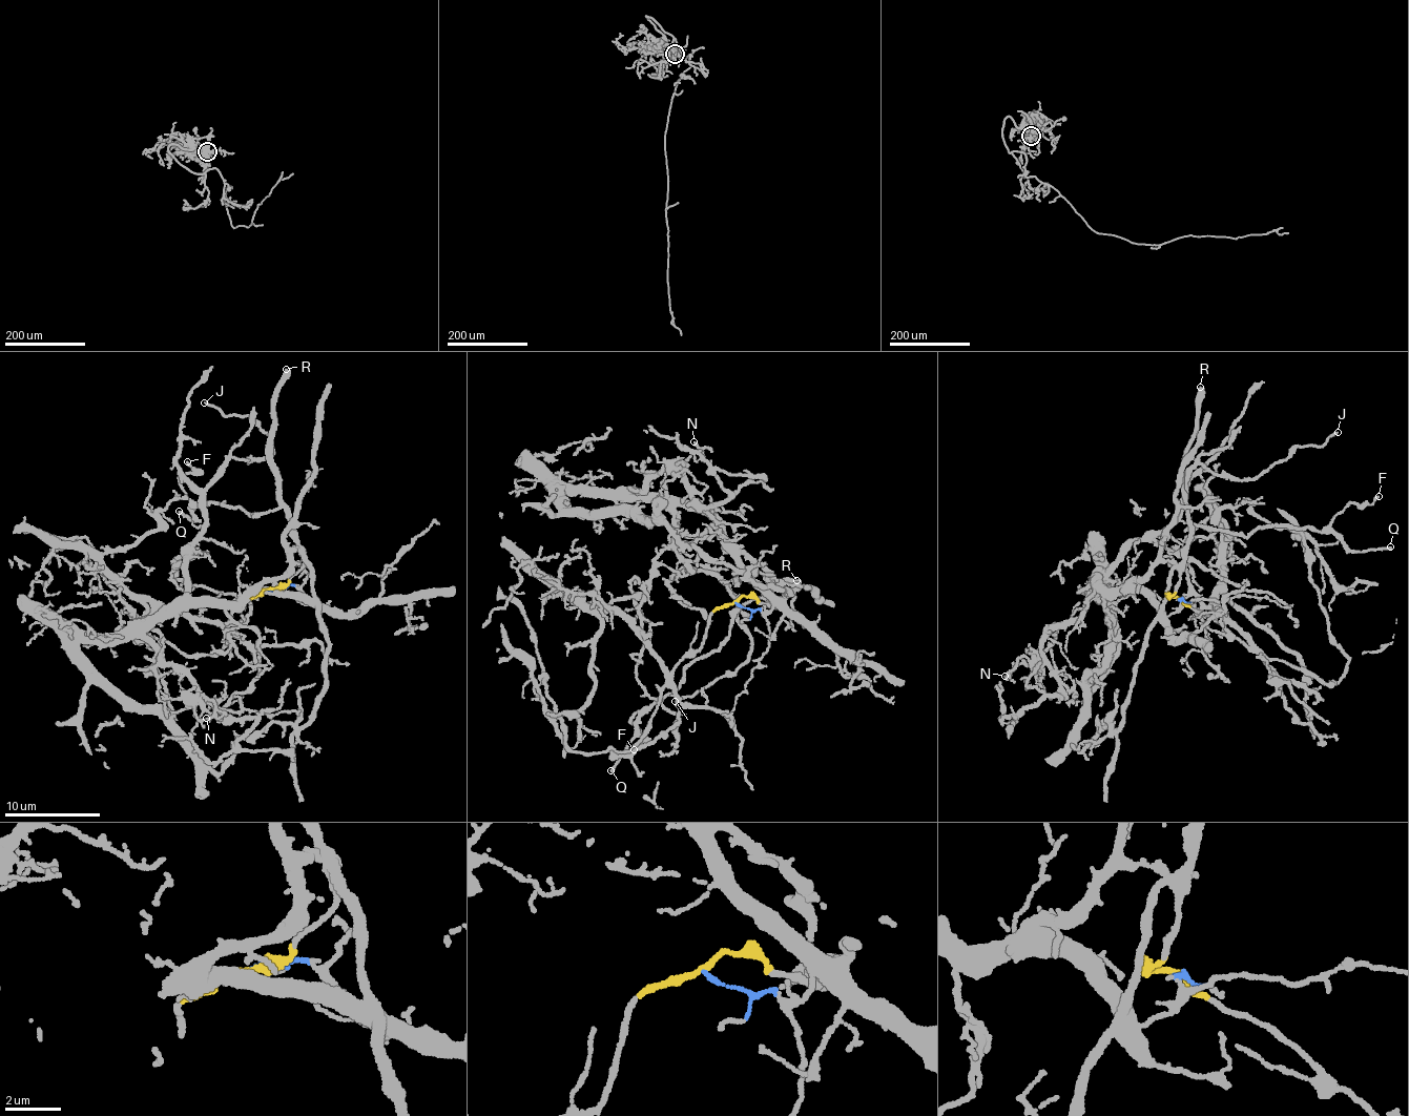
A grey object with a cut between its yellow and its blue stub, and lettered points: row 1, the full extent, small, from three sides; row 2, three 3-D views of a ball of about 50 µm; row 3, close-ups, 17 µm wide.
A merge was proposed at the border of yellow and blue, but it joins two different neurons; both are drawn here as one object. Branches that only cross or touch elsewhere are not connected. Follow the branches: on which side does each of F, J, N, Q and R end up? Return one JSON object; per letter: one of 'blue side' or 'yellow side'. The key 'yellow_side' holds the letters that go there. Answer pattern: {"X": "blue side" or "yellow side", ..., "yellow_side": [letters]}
{"F": "yellow side", "J": "blue side", "N": "blue side", "Q": "yellow side", "R": "yellow side", "yellow_side": ["F", "Q", "R"]}

